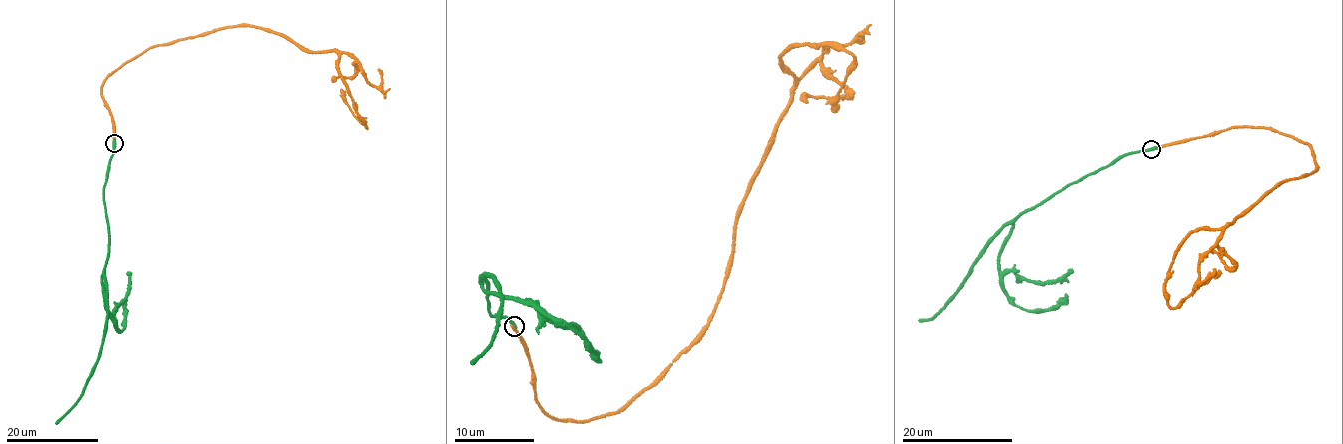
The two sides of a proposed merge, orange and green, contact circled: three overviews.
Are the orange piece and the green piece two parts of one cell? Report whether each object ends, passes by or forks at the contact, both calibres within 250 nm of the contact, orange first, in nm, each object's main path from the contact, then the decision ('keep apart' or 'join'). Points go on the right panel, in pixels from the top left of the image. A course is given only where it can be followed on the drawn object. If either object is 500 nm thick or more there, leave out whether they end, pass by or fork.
orange ends | green ends | 320/440 nm | orange via (1151, 149), (1233, 126), (1313, 151), (1319, 169), (1226, 226), (1190, 233), (1168, 304), (1222, 273) | green via (1151, 149), (1137, 150), (1022, 212), (1005, 226), (981, 253), (951, 301), (936, 314), (920, 320) | keep apart

